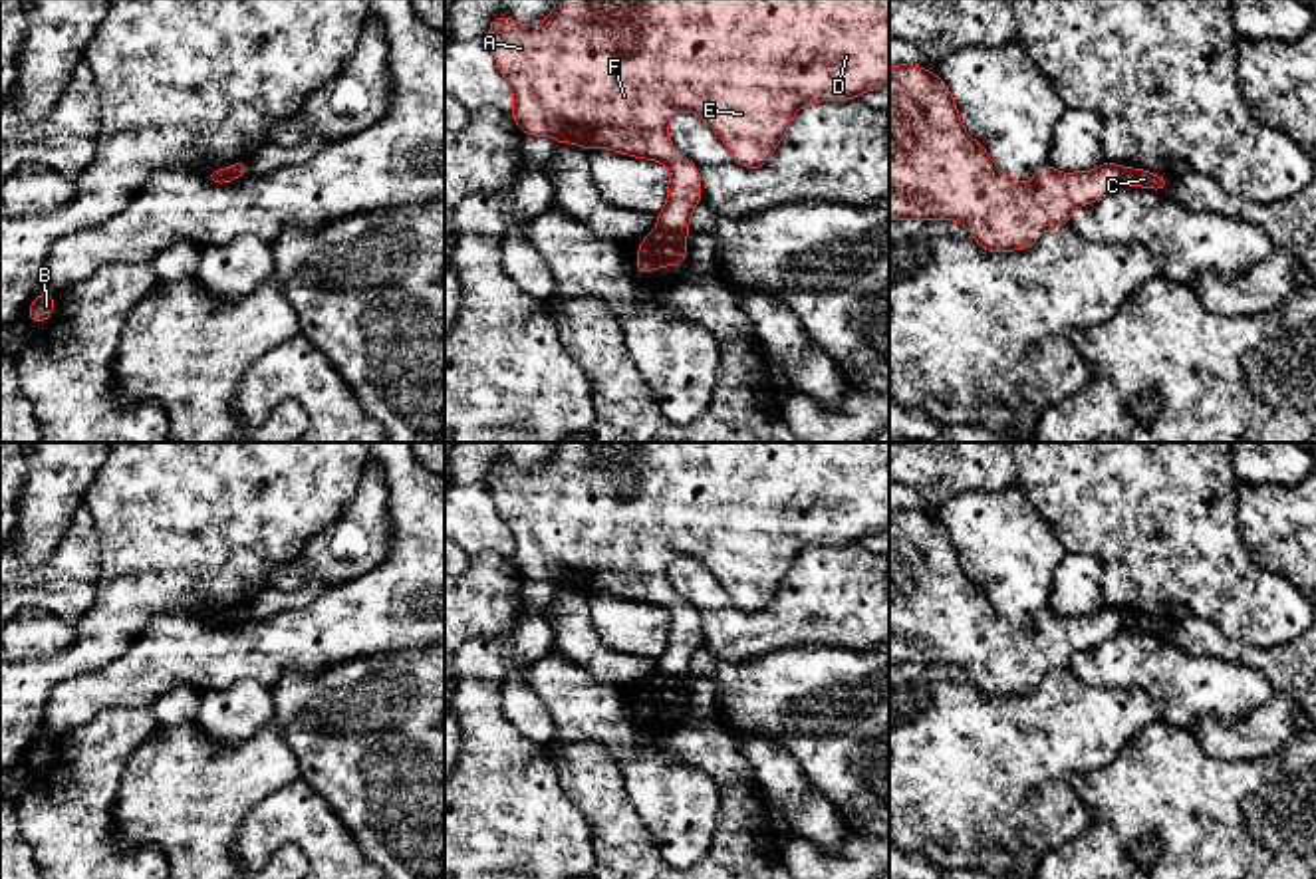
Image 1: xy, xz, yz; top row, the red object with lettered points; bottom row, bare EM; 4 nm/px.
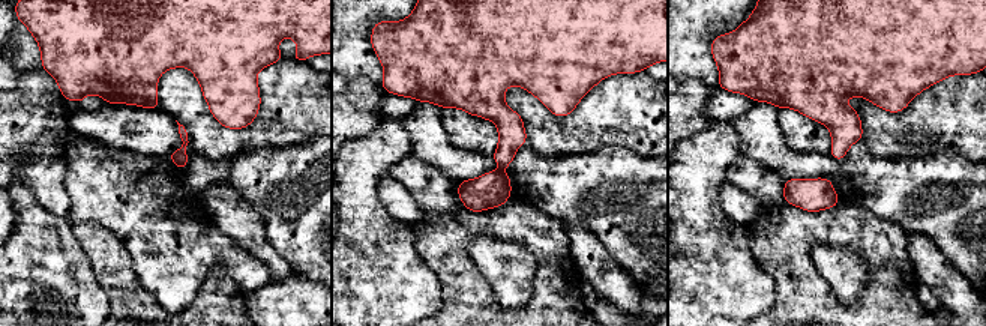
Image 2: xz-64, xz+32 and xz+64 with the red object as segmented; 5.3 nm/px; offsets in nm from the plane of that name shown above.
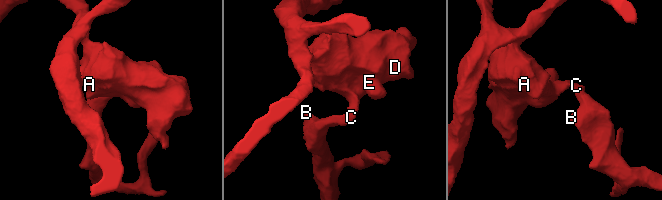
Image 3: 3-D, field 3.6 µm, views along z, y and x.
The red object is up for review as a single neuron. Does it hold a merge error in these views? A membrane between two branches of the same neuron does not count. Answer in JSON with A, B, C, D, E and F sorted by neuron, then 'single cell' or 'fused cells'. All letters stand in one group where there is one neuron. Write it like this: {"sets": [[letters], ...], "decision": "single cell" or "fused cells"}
{"sets": [["A", "D", "E", "F"], ["B", "C"]], "decision": "fused cells"}

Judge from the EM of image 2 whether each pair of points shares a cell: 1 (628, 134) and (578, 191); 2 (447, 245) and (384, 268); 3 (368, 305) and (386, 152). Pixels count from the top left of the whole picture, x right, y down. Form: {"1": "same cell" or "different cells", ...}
{"1": "different cells", "2": "different cells", "3": "same cell"}

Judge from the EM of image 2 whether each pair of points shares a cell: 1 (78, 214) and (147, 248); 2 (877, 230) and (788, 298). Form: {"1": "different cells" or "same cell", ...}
{"1": "same cell", "2": "same cell"}

